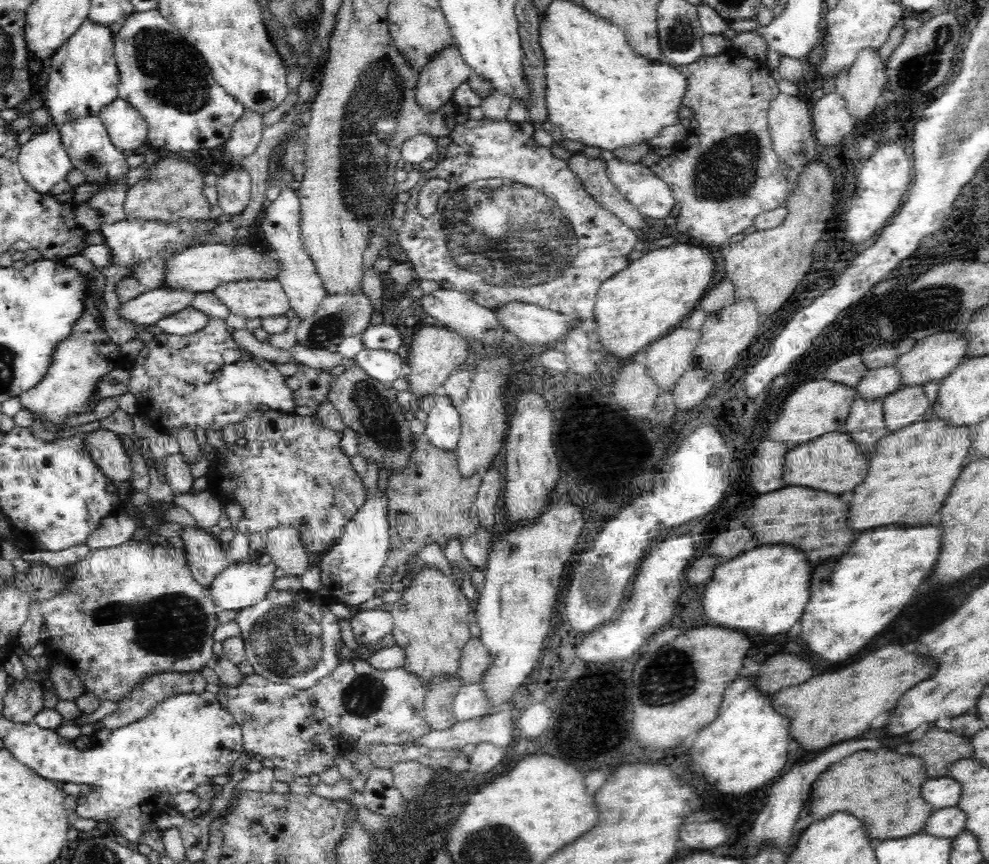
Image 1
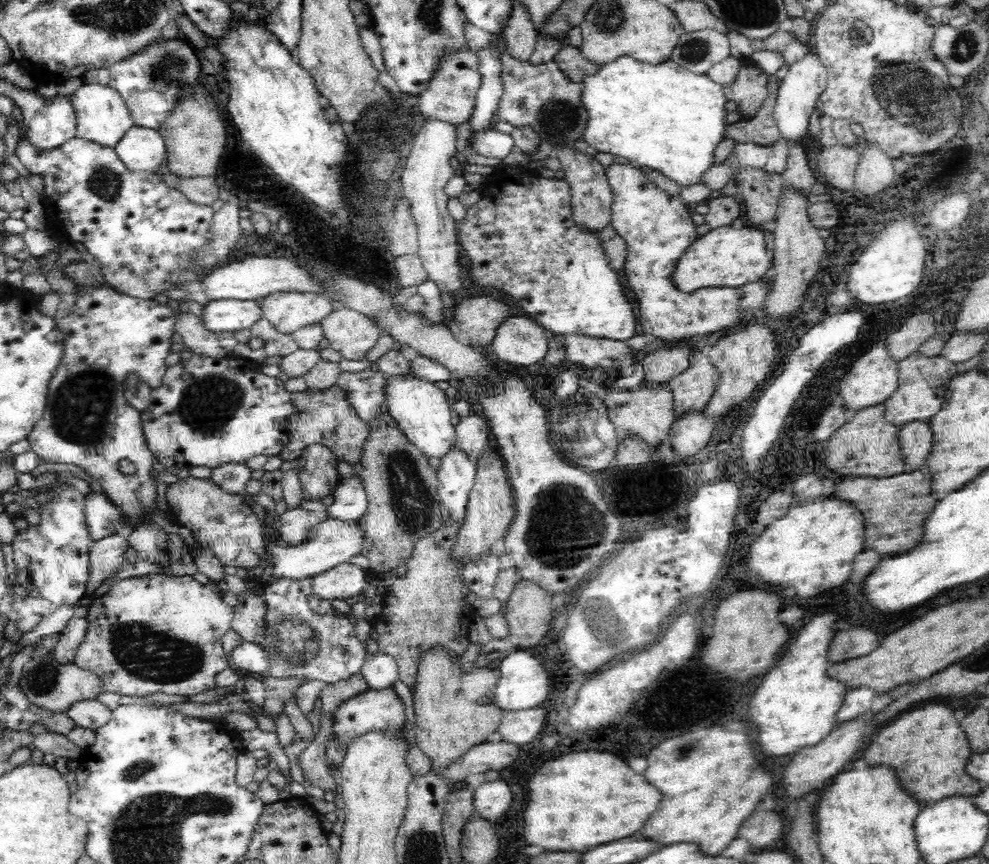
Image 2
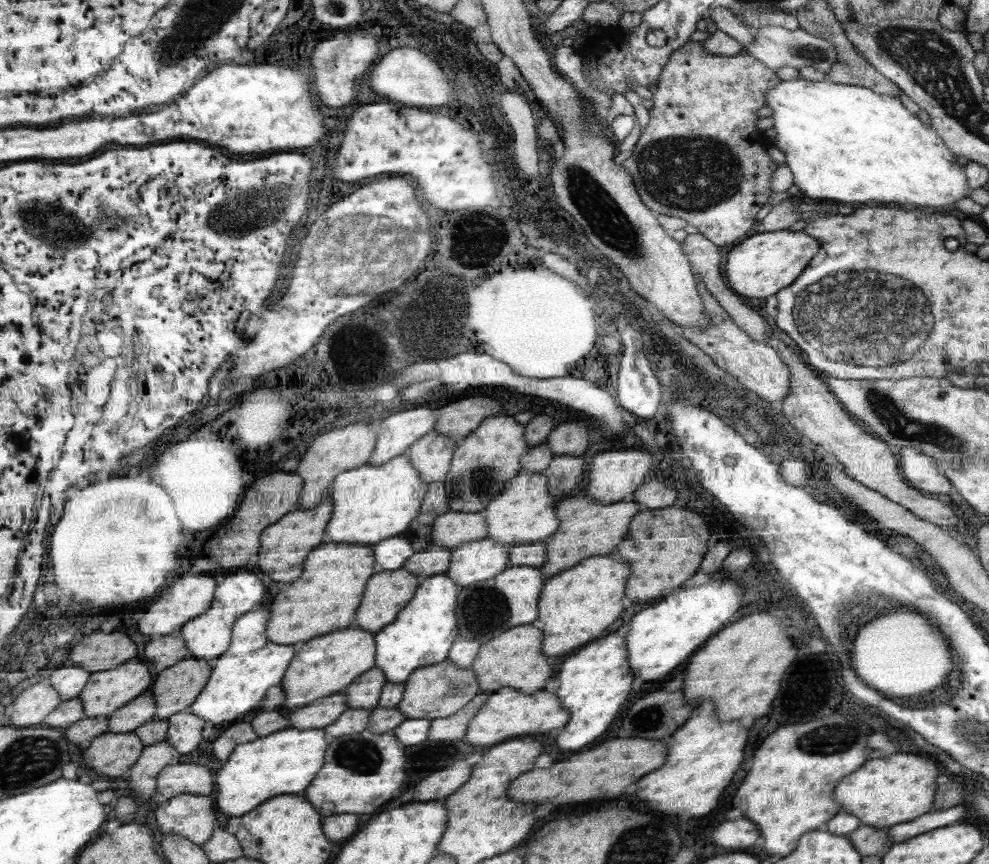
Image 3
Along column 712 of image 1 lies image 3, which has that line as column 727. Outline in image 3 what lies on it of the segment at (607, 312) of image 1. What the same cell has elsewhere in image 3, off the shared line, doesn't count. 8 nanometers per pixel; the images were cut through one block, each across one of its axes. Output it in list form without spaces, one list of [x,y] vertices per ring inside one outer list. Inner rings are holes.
[[[804,230],[755,232],[744,242],[734,244],[726,258],[724,274],[728,286],[740,296],[766,299],[792,285],[820,249],[820,240]]]

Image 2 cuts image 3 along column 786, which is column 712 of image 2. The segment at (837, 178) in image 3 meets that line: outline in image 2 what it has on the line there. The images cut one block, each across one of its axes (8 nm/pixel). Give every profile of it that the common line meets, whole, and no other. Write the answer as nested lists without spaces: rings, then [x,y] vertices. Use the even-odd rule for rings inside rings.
[[[624,54],[619,55],[616,59],[611,59],[610,62],[598,64],[598,68],[599,70],[596,71],[594,75],[587,75],[587,78],[584,78],[582,82],[583,92],[580,102],[583,104],[584,110],[587,110],[588,115],[586,127],[583,128],[582,139],[594,147],[597,153],[602,152],[618,157],[620,156],[627,158],[631,164],[635,164],[638,167],[646,166],[646,168],[658,170],[658,172],[661,172],[664,176],[668,176],[670,180],[674,180],[678,186],[684,187],[698,184],[698,182],[702,180],[702,174],[715,164],[714,156],[716,146],[724,139],[726,126],[729,125],[726,123],[727,112],[725,108],[729,100],[726,99],[723,87],[713,82],[707,75],[693,74],[690,70],[687,70],[686,67],[674,62],[672,59],[651,65]]]

